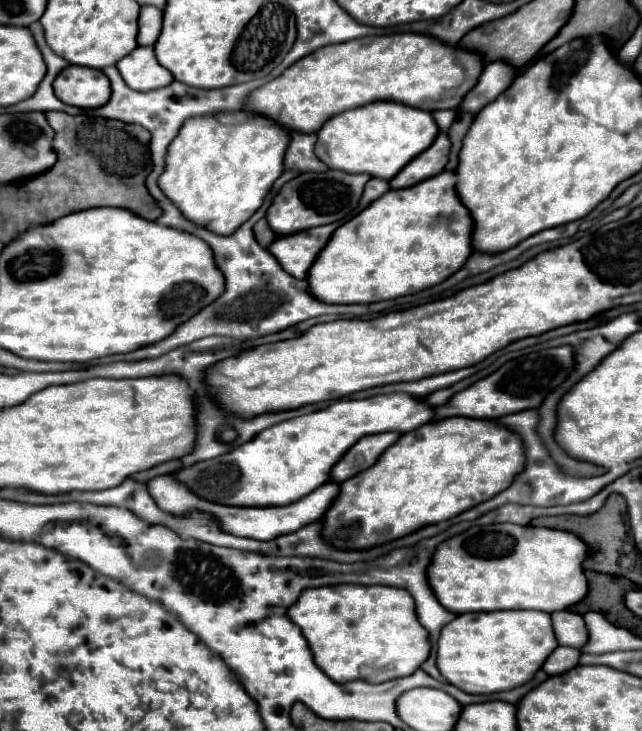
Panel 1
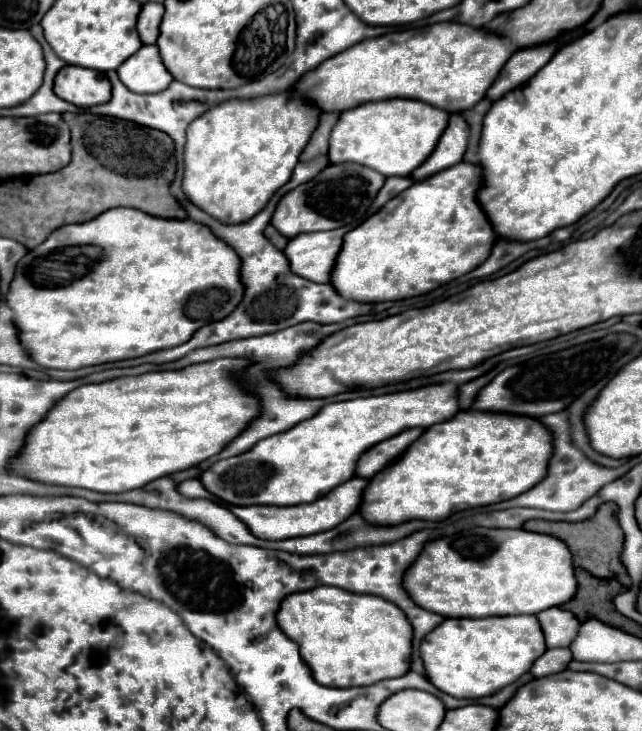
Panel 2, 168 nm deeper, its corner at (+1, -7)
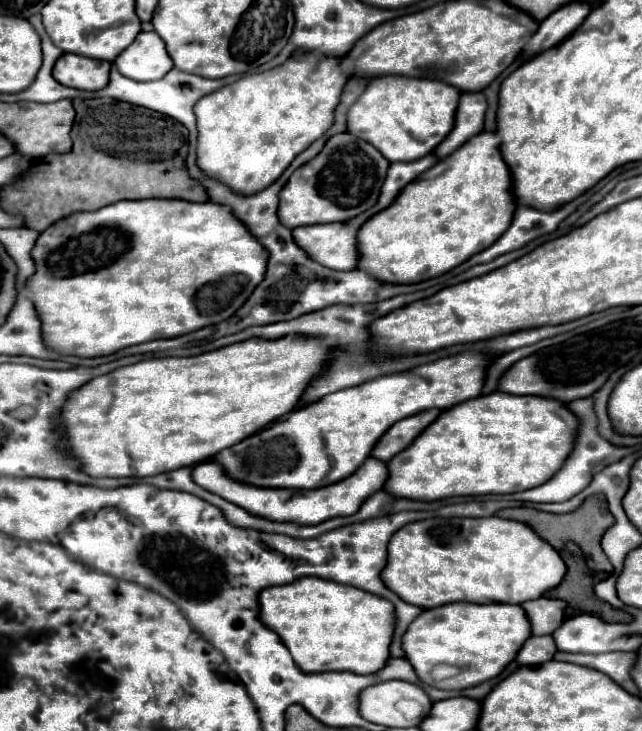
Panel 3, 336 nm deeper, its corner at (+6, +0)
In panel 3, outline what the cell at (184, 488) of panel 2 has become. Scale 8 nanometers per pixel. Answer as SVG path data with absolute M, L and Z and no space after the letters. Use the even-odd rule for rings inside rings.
M369 457L353 475L349 475L343 481L337 481L333 485L311 489L311 491L297 491L297 489L253 489L253 485L241 485L241 481L233 481L231 477L225 477L225 469L213 461L199 463L193 467L193 479L195 483L203 485L207 491L221 495L223 499L241 505L253 515L271 519L271 521L295 521L299 525L317 525L325 519L341 517L341 515L353 515L359 511L359 505L383 489L385 477L389 477L389 469L385 469L385 461L379 461L375 457Z

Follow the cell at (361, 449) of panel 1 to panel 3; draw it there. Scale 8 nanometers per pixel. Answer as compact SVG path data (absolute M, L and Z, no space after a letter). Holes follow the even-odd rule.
M429 409L423 413L417 413L413 417L407 417L403 421L397 421L377 443L377 447L373 449L373 457L381 459L381 461L389 461L391 457L395 457L395 453L401 453L401 449L409 447L415 437L429 427L437 417L439 417L439 409Z

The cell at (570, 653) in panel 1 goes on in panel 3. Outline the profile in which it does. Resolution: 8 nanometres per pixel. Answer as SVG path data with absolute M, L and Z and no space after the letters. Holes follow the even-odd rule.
M529 637L529 641L521 647L521 653L517 653L517 661L521 665L541 665L551 661L555 651L557 647L553 637Z

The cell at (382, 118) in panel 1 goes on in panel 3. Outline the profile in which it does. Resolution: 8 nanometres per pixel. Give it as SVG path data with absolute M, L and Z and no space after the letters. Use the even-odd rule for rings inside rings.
M375 77L367 91L349 109L347 131L373 143L391 163L415 161L433 153L455 125L455 111L461 93L453 85L433 79L409 77Z

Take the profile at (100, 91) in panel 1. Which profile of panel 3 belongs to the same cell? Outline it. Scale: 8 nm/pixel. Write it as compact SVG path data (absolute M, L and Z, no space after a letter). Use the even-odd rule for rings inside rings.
M63 53L53 67L53 77L73 89L99 91L109 83L109 69L111 61L93 61L89 57Z

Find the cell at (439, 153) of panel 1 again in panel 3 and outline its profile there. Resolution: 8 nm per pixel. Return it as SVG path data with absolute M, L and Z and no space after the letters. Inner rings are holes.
M463 93L461 103L457 109L457 119L453 131L447 135L447 139L435 149L437 157L451 155L457 147L461 147L467 139L483 131L485 123L485 111L487 111L487 97L485 93Z

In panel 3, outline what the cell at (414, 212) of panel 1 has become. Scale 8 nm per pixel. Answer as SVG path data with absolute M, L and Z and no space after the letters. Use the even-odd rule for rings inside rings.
M481 131L465 145L461 145L455 153L443 157L437 165L419 175L417 181L411 181L391 207L373 215L359 229L361 261L357 267L371 273L379 281L389 283L419 283L437 277L461 265L471 255L491 247L511 225L515 209L517 199L513 193L509 167L499 153L499 137L495 131Z

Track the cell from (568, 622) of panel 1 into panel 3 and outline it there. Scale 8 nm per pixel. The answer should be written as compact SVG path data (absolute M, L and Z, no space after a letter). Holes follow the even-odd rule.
M533 599L521 603L529 623L531 623L531 633L533 635L551 635L561 623L563 623L563 613L565 613L565 601L559 599Z

